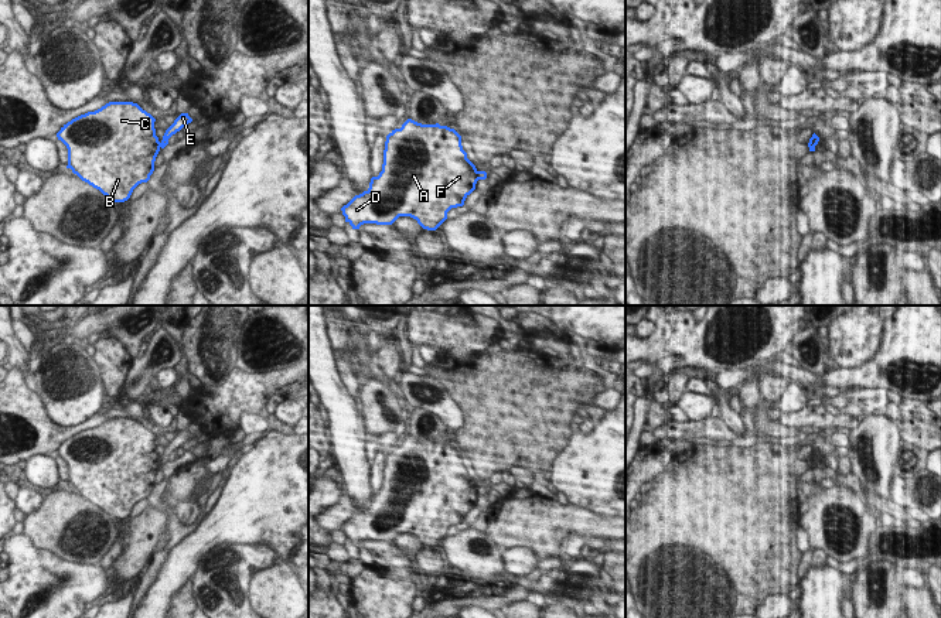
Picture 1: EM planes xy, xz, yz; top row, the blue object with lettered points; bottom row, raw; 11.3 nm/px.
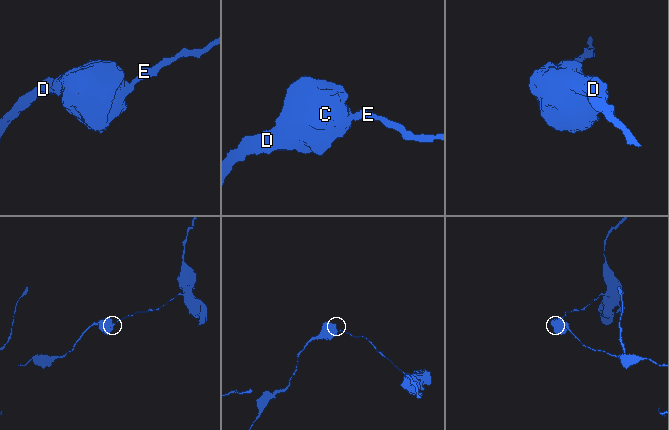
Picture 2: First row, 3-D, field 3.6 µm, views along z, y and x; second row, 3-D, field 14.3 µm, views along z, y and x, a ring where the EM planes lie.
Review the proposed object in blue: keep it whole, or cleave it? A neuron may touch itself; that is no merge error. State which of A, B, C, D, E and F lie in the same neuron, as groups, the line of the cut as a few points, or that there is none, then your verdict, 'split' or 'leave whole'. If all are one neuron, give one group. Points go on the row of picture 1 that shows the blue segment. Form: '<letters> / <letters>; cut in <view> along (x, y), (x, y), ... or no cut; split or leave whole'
A B C D F / E; cut in xy along (159, 143), (160, 146); split

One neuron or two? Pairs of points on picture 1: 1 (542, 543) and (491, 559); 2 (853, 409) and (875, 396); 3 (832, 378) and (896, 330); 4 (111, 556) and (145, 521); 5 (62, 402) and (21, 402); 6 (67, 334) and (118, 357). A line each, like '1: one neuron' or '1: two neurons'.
1: two neurons
2: one neuron
3: one neuron
4: two neurons
5: two neurons
6: two neurons

